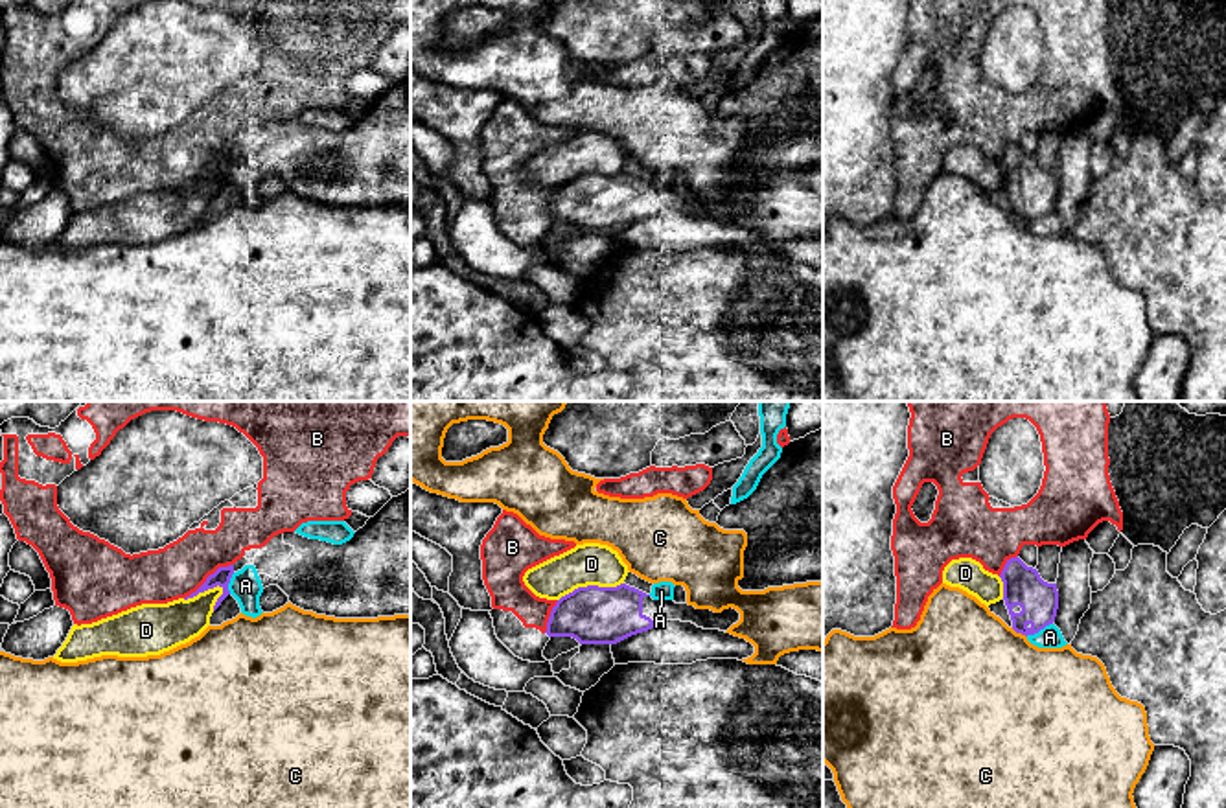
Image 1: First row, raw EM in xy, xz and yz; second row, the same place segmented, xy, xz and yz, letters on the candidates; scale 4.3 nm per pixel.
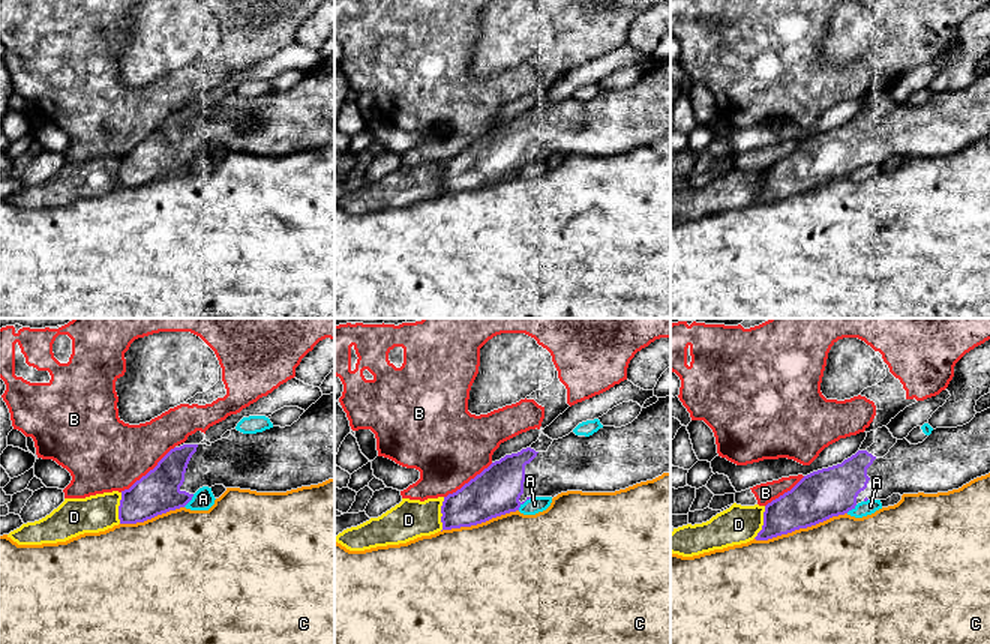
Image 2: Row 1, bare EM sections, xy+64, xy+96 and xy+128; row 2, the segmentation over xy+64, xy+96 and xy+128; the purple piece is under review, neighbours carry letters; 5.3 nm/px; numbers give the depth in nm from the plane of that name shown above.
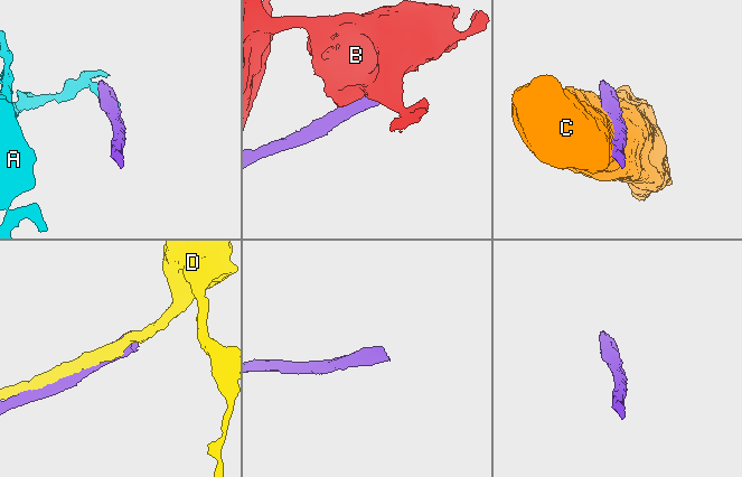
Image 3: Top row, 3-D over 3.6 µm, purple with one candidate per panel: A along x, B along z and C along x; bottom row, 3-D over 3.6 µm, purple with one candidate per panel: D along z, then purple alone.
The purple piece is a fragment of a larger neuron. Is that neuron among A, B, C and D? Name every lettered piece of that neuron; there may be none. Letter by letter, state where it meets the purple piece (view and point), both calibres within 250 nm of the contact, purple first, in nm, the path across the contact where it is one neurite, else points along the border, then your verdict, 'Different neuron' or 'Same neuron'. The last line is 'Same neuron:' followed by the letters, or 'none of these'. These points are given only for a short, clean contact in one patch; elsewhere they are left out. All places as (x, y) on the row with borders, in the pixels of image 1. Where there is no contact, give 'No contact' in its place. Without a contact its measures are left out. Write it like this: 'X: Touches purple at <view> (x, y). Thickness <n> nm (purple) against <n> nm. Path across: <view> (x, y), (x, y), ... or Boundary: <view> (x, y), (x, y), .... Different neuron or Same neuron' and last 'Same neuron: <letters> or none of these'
A: Touches purple at yz (1039, 630). Thickness 180 nm (purple) against 100 nm. Boundary: yz (1052, 623), (1026, 635). Different neuron
B: Touches purple at xy (208, 577). Thickness 80 nm (purple) against 240 nm. Different neuron
C: Touches purple at yz (1018, 632). Thickness 180 nm (purple) against 480 nm. Different neuron
D: Touches purple at xz (589, 586). Thickness 260 nm (purple) against 190 nm. Different neuron
Same neuron: none of these

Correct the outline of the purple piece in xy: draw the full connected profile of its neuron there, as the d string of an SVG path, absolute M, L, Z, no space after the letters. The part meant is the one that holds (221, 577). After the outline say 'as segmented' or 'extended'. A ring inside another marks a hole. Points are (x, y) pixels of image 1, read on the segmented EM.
M241 558L234 565L219 567L214 574L210 574L206 578L206 582L195 593L186 596L184 600L193 598L199 593L204 593L204 591L214 589L214 587L219 585L223 589L223 594L217 598L217 602L214 606L214 611L215 611L221 606L221 602L230 594L228 583L230 583L232 574L241 571L245 565L254 565L254 563L247 558Z | extended

